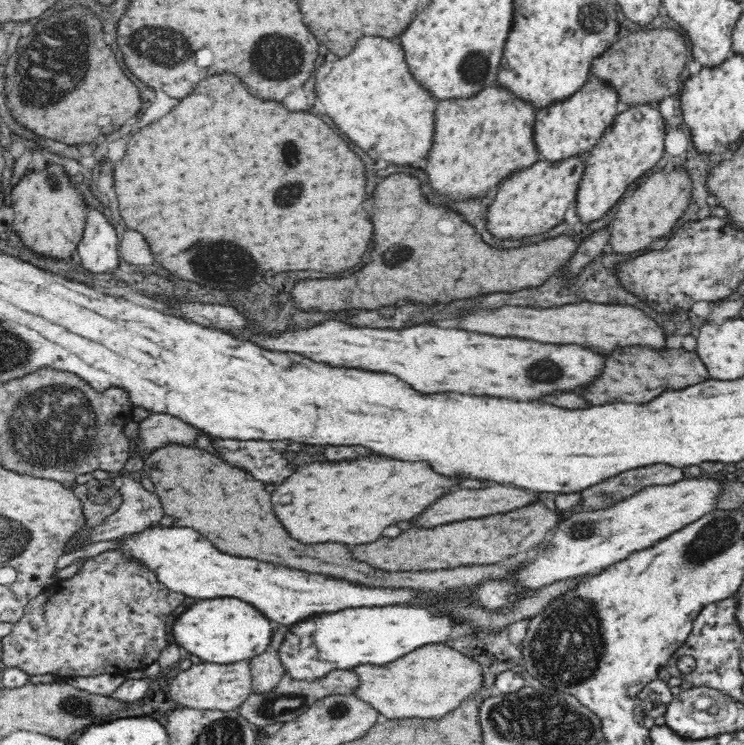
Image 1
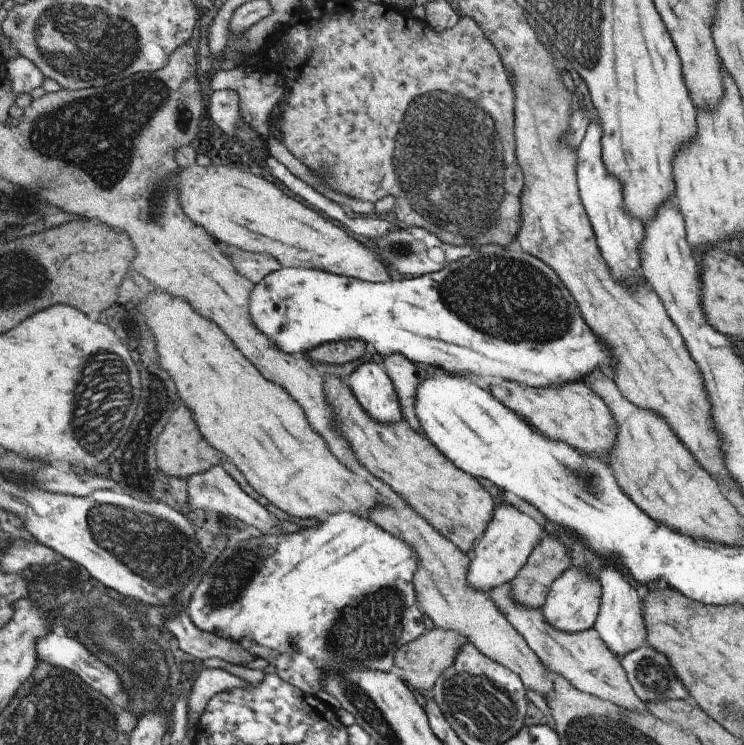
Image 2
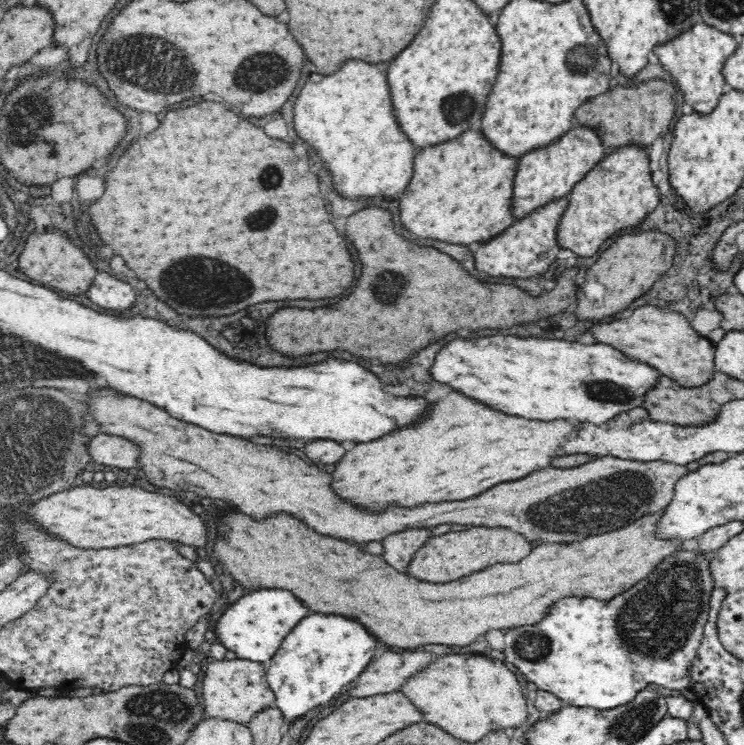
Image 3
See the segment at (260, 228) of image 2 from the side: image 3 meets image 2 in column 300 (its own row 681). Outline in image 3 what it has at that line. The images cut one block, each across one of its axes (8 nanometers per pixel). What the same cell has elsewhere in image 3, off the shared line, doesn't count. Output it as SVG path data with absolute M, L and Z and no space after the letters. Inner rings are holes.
M228 660L208 663L202 678L201 703L207 717L248 724L250 717L274 705L275 696L266 678L266 665L259 662Z

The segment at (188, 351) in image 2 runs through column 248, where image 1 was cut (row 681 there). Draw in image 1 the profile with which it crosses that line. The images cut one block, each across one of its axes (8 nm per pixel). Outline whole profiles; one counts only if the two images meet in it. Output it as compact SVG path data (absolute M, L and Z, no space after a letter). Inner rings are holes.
M424 646L386 666L362 664L352 670L360 680L354 694L386 718L440 718L480 684L480 666L446 646Z

